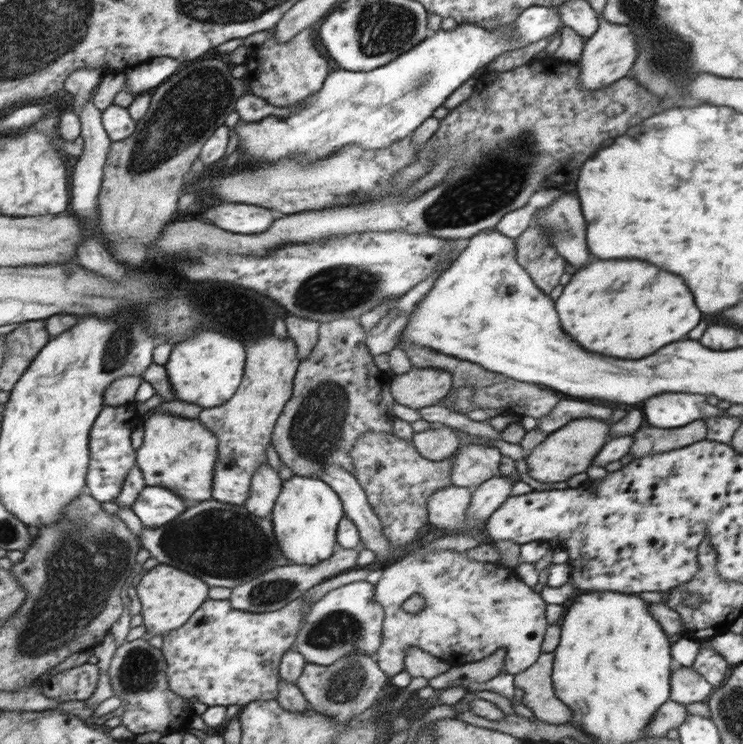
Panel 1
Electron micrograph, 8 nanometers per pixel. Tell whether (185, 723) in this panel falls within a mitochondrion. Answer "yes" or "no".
no

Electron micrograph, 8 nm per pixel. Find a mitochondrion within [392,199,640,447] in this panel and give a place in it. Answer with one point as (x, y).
(561, 230)

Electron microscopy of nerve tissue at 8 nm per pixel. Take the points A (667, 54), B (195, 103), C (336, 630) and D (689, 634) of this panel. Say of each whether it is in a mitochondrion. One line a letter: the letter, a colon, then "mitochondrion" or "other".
A: mitochondrion
B: mitochondrion
C: mitochondrion
D: other

